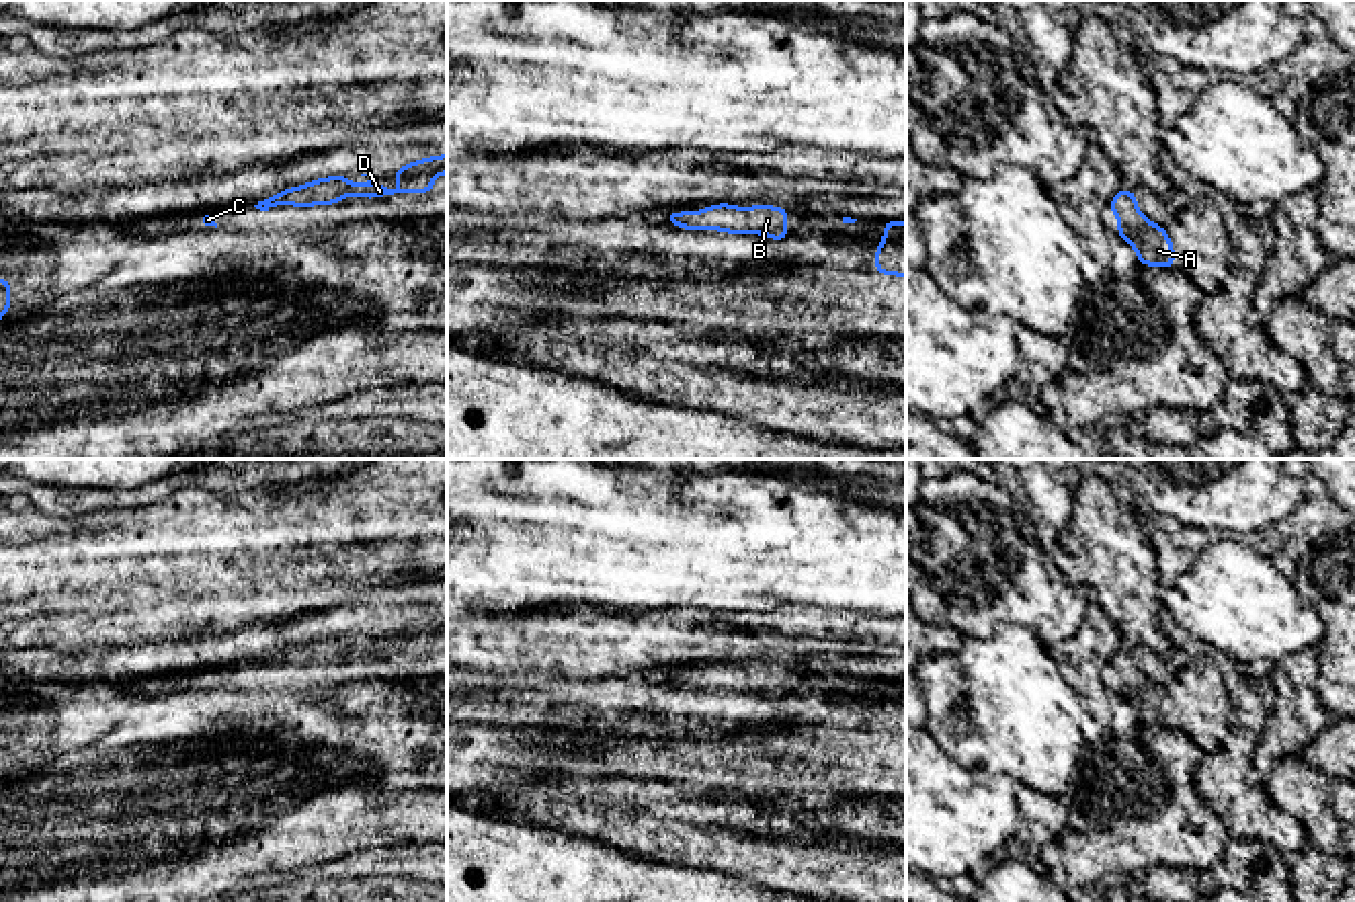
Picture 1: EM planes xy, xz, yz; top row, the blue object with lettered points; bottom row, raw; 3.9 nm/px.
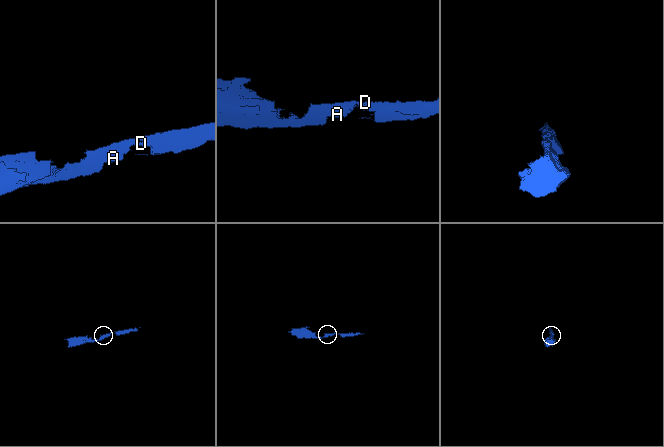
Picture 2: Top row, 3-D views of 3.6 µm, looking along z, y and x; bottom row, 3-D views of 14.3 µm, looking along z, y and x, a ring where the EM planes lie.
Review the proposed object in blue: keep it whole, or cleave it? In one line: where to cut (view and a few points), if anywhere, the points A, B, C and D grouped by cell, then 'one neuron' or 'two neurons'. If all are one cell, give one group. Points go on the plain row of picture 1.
no cut | A B C D | one neuron

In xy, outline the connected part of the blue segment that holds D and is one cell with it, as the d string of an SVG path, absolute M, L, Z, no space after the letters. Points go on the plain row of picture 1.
M447 613L430 615L394 629L392 636L398 638L398 648L387 648L385 644L371 642L369 638L355 646L351 644L351 636L328 636L320 640L312 640L301 646L289 646L273 656L258 660L254 666L260 670L269 670L275 664L295 664L295 666L312 666L312 664L332 664L340 662L348 652L353 658L363 654L365 658L385 656L394 652L433 652L433 640L441 633L447 633Z

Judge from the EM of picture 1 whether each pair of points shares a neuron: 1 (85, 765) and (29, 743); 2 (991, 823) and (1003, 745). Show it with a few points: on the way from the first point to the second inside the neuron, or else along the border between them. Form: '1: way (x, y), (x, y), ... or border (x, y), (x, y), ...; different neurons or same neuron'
1: border (95, 743), (66, 751), (21, 775); different neurons
2: border (954, 759), (978, 780), (999, 773), (1015, 780); different neurons

